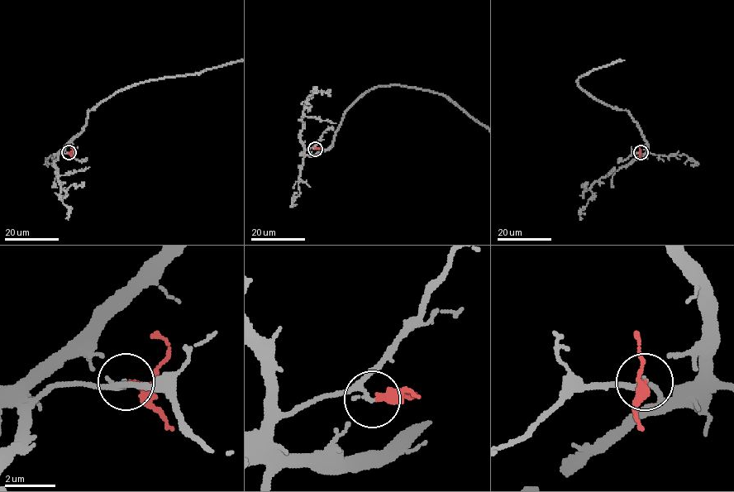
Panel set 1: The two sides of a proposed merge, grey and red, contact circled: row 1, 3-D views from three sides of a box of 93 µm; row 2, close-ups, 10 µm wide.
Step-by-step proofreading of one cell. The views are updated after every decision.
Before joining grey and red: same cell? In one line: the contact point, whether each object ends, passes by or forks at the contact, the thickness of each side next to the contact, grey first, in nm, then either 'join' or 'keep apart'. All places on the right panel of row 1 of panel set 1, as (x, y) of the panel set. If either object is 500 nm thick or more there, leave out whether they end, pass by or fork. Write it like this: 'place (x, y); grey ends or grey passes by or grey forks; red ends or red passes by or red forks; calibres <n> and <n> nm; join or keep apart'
place (641, 152); grey passes by; red passes by; calibres 160 and 240 nm; keep apart

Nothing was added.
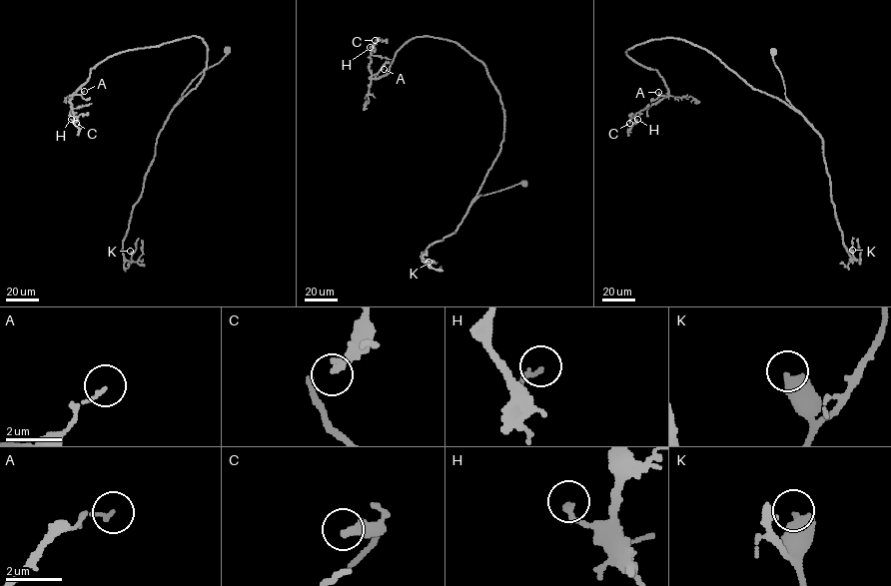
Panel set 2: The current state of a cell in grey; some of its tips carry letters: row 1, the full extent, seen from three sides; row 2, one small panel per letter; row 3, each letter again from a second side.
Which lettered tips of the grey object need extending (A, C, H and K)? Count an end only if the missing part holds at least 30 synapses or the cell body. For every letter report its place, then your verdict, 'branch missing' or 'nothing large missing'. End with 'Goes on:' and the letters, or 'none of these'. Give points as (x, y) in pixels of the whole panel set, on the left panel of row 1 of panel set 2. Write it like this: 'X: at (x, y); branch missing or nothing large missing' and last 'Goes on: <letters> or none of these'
A: at (84, 91); nothing large missing
C: at (76, 123); nothing large missing
H: at (71, 119); nothing large missing
K: at (130, 251); nothing large missing
Goes on: none of these

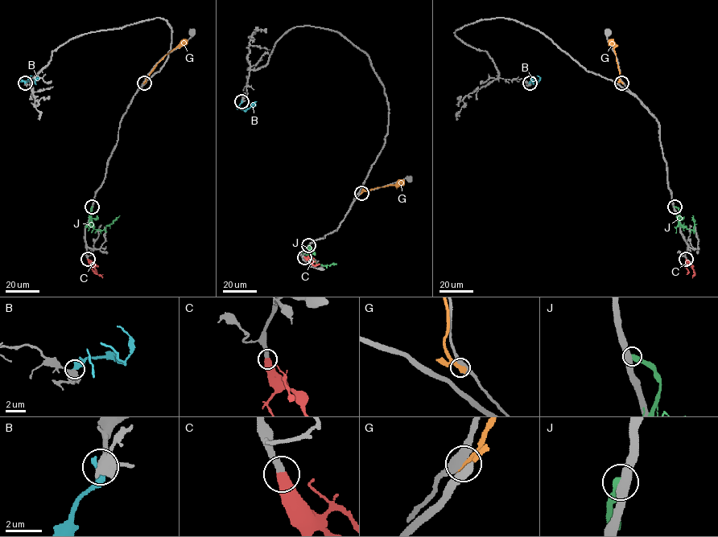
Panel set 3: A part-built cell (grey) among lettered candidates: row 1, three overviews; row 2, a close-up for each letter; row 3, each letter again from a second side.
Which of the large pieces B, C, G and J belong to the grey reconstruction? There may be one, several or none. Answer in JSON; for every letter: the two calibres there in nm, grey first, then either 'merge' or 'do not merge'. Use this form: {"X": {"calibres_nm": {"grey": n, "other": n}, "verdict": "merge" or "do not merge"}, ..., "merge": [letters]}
{"B": {"calibres_nm": {"grey": 480, "other": 550}, "verdict": "do not merge"}, "C": {"calibres_nm": {"grey": 400, "other": 600}, "verdict": "merge"}, "G": {"calibres_nm": {"grey": 400, "other": 400}, "verdict": "do not merge"}, "J": {"calibres_nm": {"grey": 500, "other": 600}, "verdict": "do not merge"}, "merge": ["C"]}

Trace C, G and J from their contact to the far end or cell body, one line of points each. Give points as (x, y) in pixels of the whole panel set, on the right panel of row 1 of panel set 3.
C: (686, 259), (694, 271), (692, 277)
G: (621, 83), (614, 45), (609, 40)
J: (674, 207), (679, 211), (679, 223), (693, 230), (692, 215)

